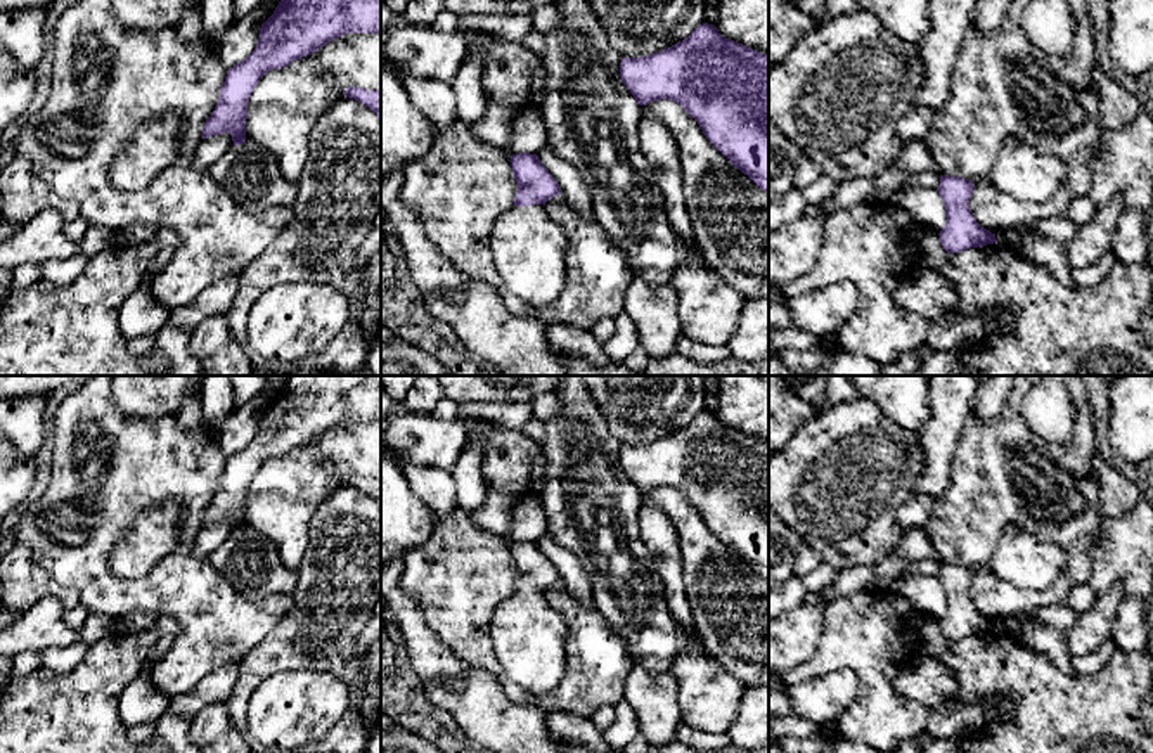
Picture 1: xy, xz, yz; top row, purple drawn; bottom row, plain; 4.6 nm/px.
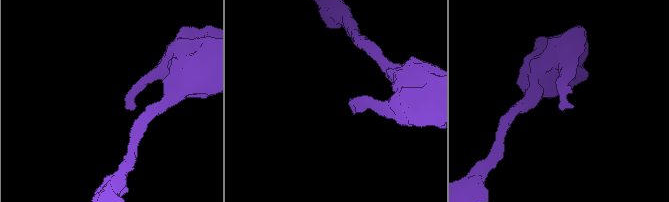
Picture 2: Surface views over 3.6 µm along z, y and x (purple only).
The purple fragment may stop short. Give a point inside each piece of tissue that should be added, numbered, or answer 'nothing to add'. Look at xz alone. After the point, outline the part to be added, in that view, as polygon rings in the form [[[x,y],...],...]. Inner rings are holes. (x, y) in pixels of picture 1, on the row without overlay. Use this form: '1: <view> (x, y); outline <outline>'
1: xz (528, 634); outline [[[544,592],[512,594],[493,613],[490,635],[506,675],[537,696],[552,696],[566,670],[568,627]]]

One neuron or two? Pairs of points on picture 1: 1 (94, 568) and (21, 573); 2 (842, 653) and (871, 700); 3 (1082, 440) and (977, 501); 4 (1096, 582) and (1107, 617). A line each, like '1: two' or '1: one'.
1: two
2: one
3: one
4: two

